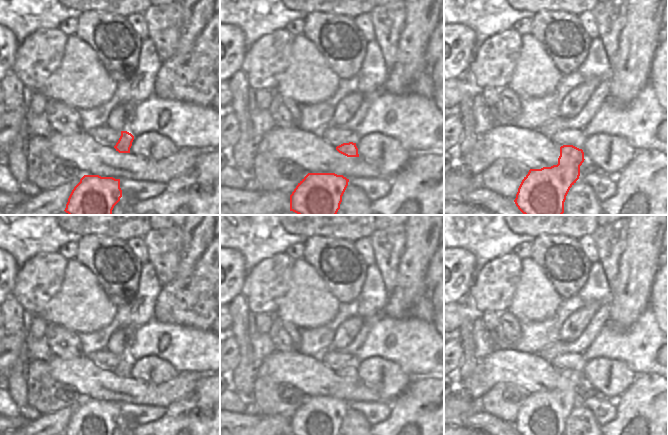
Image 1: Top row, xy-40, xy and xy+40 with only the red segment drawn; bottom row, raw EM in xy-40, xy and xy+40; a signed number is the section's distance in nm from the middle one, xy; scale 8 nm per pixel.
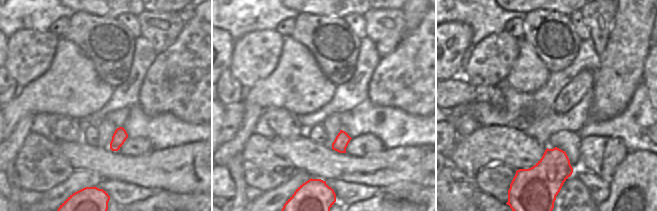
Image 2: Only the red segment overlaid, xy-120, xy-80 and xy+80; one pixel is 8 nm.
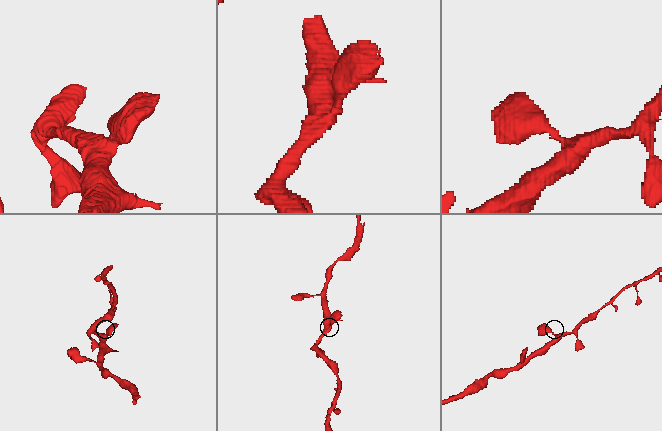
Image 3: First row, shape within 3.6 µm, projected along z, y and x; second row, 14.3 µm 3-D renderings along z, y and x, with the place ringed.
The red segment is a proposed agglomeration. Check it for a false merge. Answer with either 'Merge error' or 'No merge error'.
No merge error

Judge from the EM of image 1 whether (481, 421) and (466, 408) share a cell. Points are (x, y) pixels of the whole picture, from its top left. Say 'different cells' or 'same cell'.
different cells

